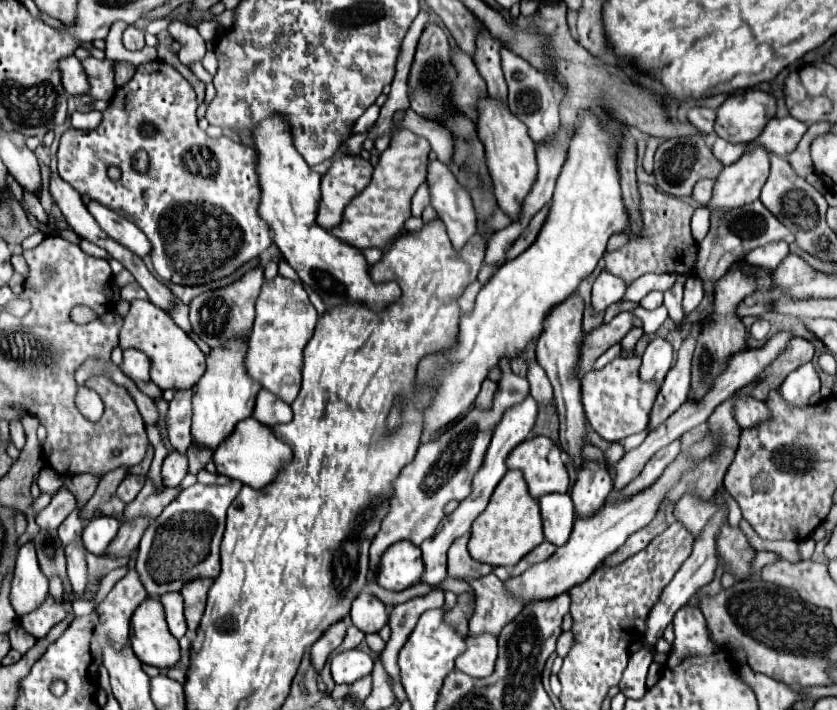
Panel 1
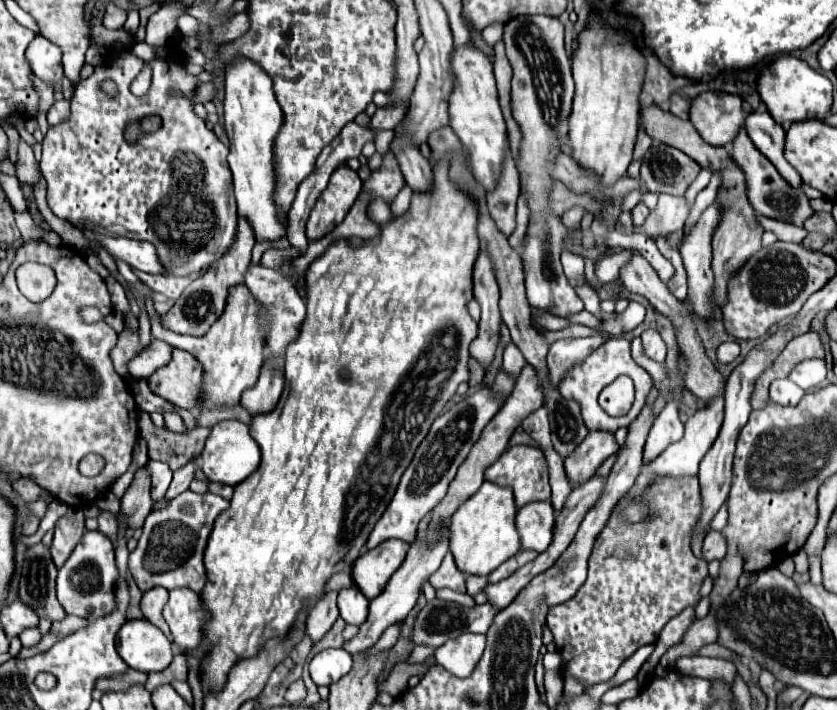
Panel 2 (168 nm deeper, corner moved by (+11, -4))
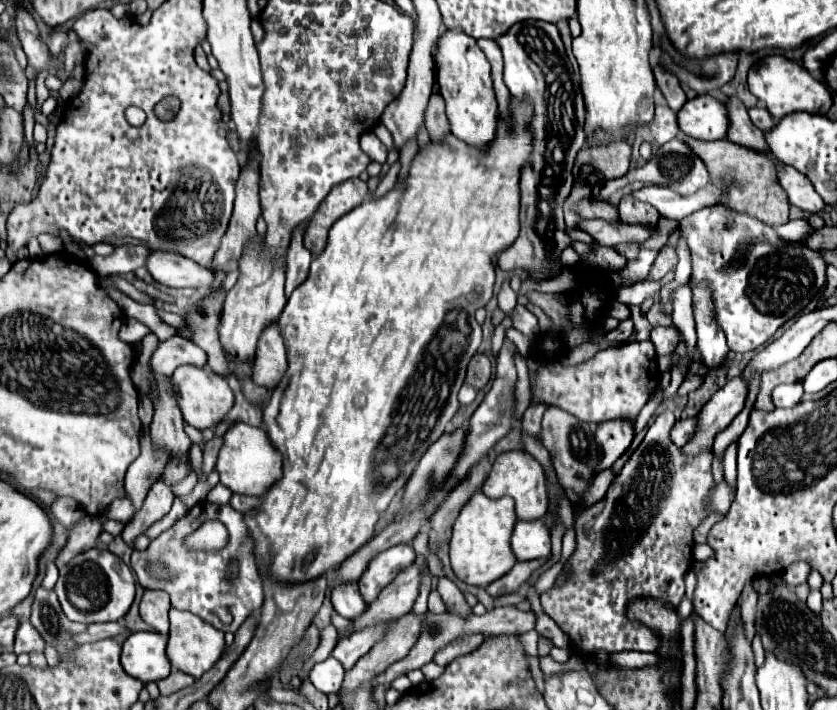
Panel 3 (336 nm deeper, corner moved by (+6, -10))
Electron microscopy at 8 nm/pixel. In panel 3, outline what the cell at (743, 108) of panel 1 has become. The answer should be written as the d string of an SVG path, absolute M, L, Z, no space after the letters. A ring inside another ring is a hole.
M701 94L687 104L677 114L679 128L699 140L725 140L729 132L729 112L725 102L713 98L711 94Z

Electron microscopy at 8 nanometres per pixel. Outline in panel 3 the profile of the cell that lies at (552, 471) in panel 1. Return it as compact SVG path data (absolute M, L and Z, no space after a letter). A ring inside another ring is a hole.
M513 450L497 456L493 462L493 468L489 472L489 478L483 484L483 494L489 498L501 498L501 496L511 496L515 500L515 512L519 520L535 520L547 514L549 506L549 496L547 496L547 486L545 486L545 474L541 464L525 450Z

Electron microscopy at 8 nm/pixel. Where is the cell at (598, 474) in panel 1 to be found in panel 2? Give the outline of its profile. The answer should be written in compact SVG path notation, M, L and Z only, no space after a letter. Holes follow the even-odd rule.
M588 432L584 442L564 460L566 474L570 482L586 482L596 472L596 468L612 454L616 454L618 444L612 432Z

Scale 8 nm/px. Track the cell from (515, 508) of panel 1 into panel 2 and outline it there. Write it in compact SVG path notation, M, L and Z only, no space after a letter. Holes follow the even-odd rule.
M484 482L476 496L470 496L450 518L450 552L460 572L488 576L502 562L520 550L520 536L516 532L516 504L510 488Z

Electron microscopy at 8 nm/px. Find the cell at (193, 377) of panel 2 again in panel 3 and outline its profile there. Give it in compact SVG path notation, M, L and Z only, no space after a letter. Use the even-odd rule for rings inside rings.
M181 366L173 372L171 382L173 382L173 388L177 390L177 404L181 408L185 422L199 430L217 426L233 406L233 392L229 390L227 380L209 368Z

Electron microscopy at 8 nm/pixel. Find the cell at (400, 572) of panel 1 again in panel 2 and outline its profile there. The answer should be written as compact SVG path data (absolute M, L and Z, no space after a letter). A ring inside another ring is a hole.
M384 540L384 544L364 552L352 564L352 580L368 600L384 590L390 576L404 562L408 548L410 544L404 540Z

